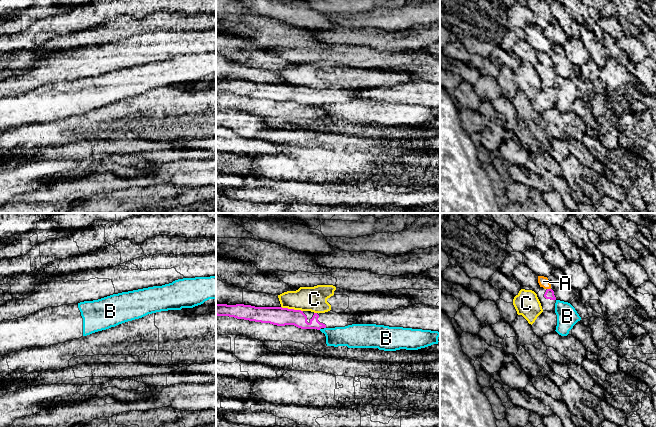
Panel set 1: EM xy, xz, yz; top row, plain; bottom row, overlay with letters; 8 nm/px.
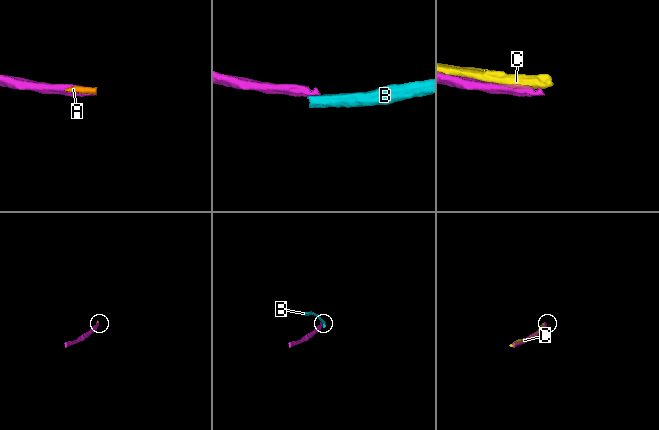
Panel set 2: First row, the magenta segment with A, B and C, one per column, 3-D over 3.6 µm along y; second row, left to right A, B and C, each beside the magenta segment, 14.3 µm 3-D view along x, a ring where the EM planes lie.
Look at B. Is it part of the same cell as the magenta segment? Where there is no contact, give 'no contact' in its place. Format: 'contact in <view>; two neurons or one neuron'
no contact; two neurons

